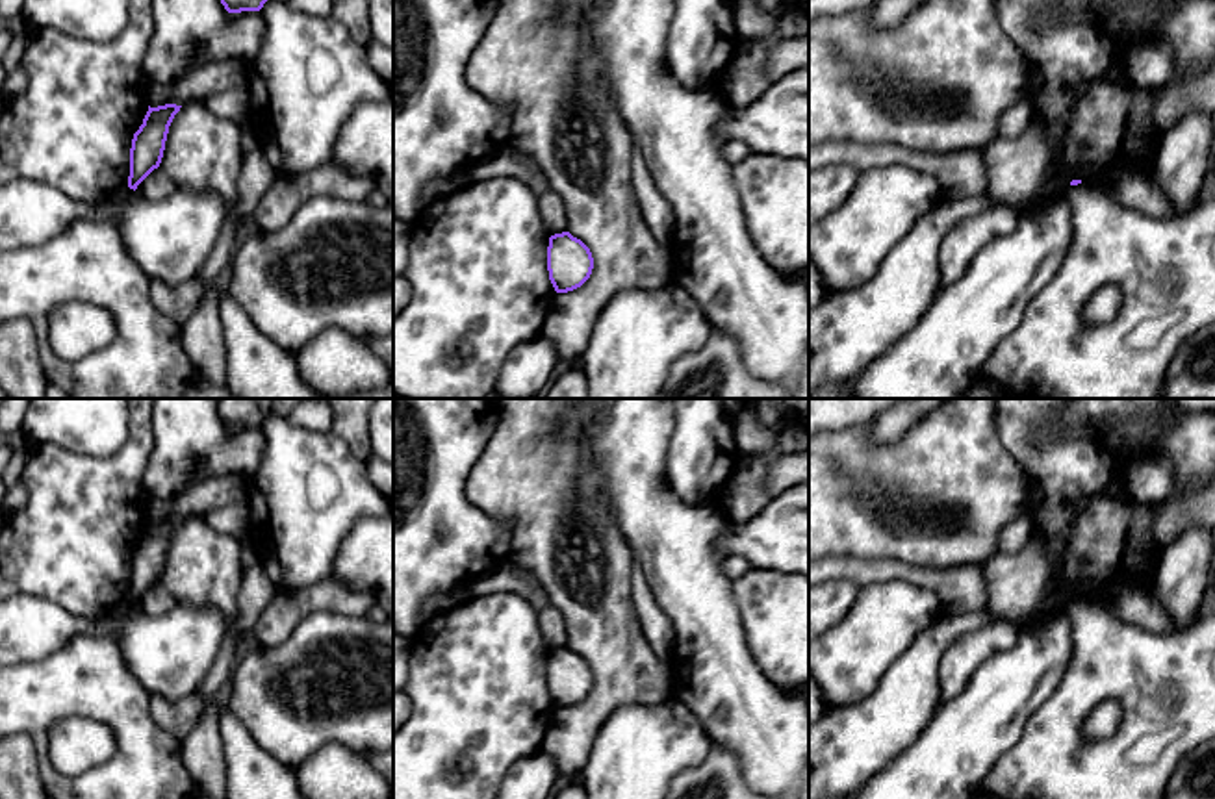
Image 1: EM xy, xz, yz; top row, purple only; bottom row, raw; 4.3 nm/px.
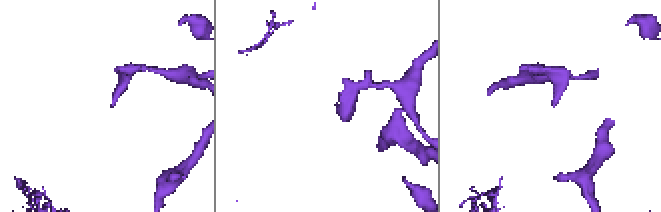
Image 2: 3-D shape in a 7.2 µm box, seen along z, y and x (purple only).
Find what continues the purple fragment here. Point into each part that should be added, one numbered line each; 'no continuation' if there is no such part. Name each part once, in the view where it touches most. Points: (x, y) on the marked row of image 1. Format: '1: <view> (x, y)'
no continuation

